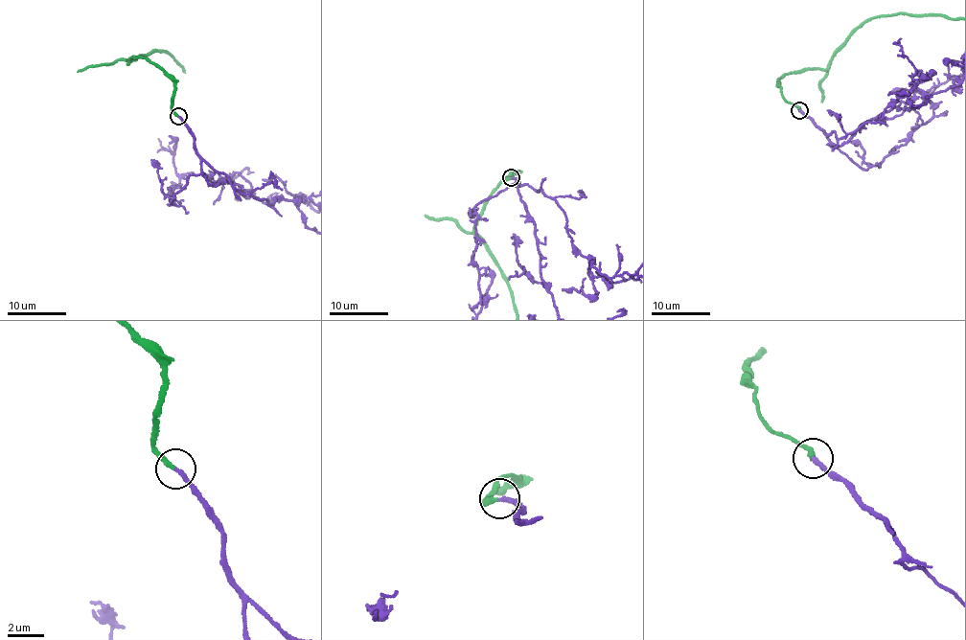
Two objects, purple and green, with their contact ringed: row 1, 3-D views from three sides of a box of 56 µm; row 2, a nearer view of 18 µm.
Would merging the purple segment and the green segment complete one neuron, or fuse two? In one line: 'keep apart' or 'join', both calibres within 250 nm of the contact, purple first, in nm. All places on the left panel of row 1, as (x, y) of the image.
join; calibres 240 and 240 nm

